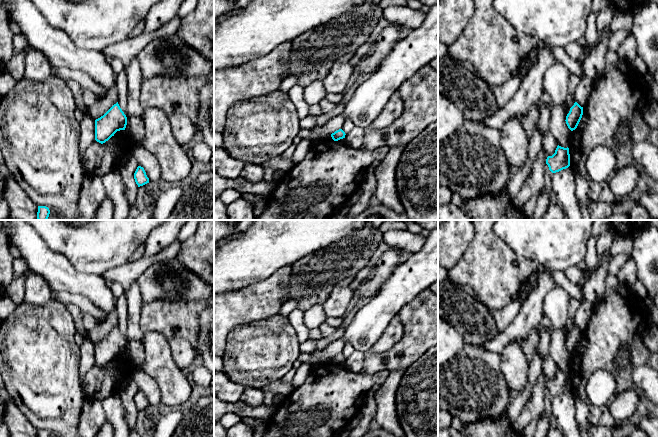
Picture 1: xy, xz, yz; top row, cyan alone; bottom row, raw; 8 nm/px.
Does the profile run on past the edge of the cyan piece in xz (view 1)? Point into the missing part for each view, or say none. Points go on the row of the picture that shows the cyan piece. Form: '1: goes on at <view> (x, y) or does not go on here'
1: does not go on here

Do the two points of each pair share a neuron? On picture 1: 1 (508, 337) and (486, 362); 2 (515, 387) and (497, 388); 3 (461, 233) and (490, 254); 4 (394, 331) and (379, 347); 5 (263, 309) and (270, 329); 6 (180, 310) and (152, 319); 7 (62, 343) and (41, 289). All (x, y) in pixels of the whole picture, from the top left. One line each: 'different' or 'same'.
1: different
2: different
3: different
4: same
5: different
6: same
7: different

